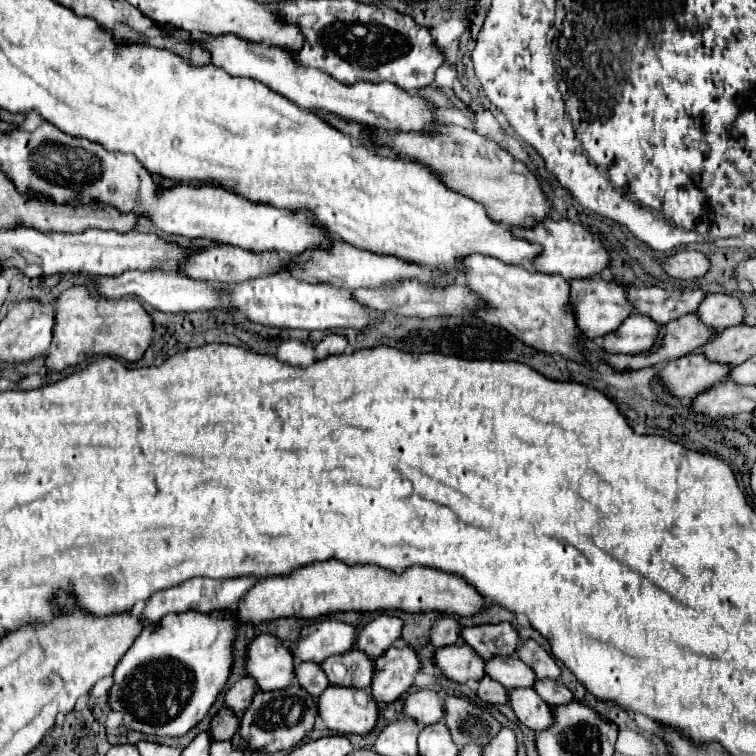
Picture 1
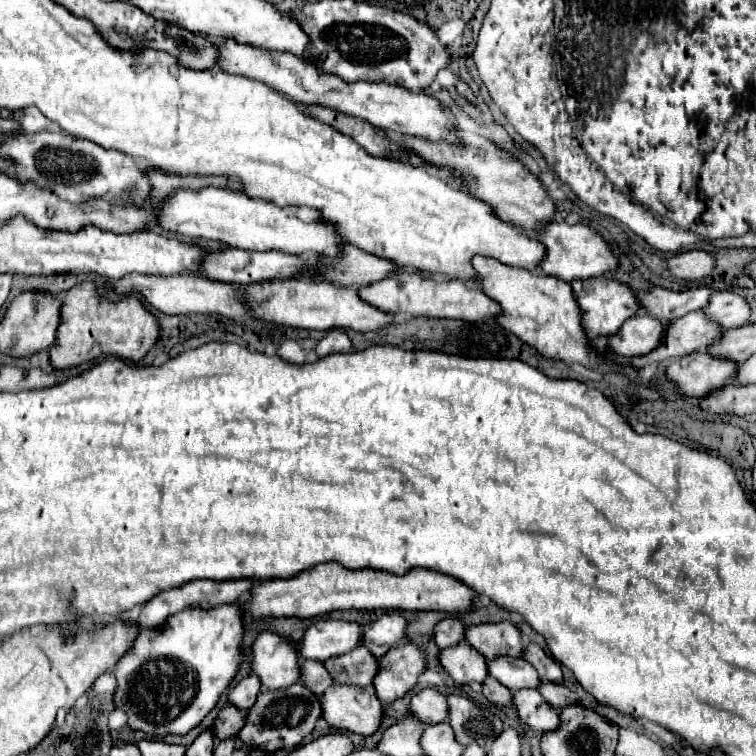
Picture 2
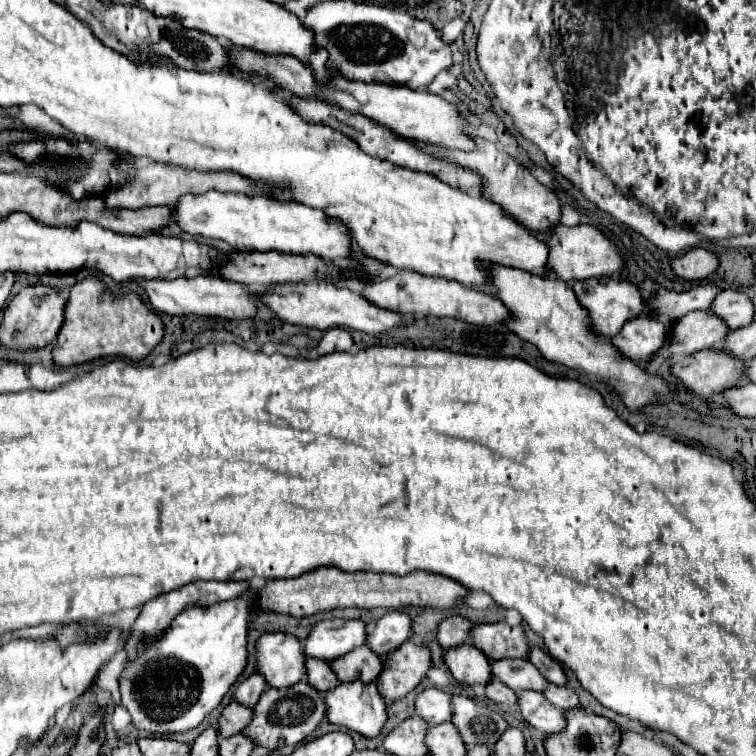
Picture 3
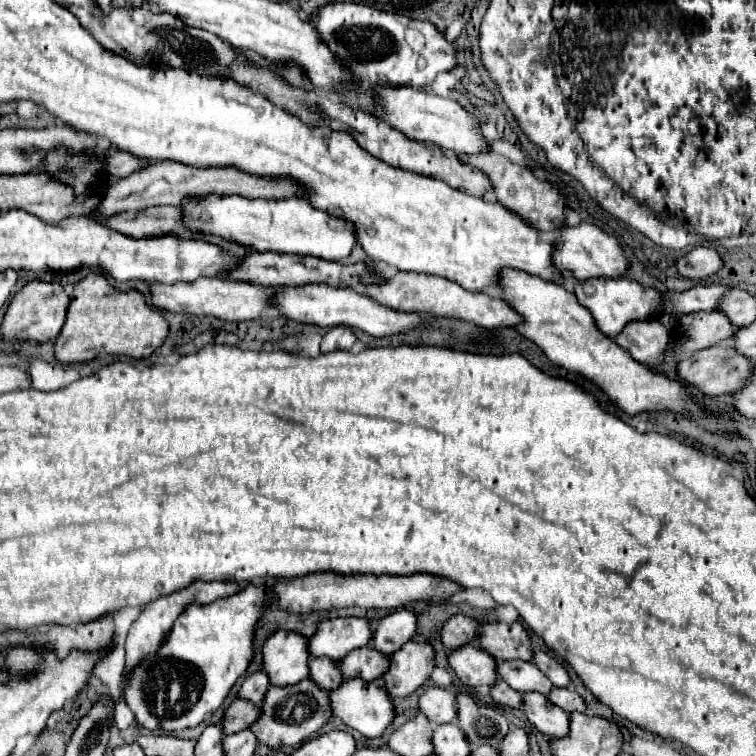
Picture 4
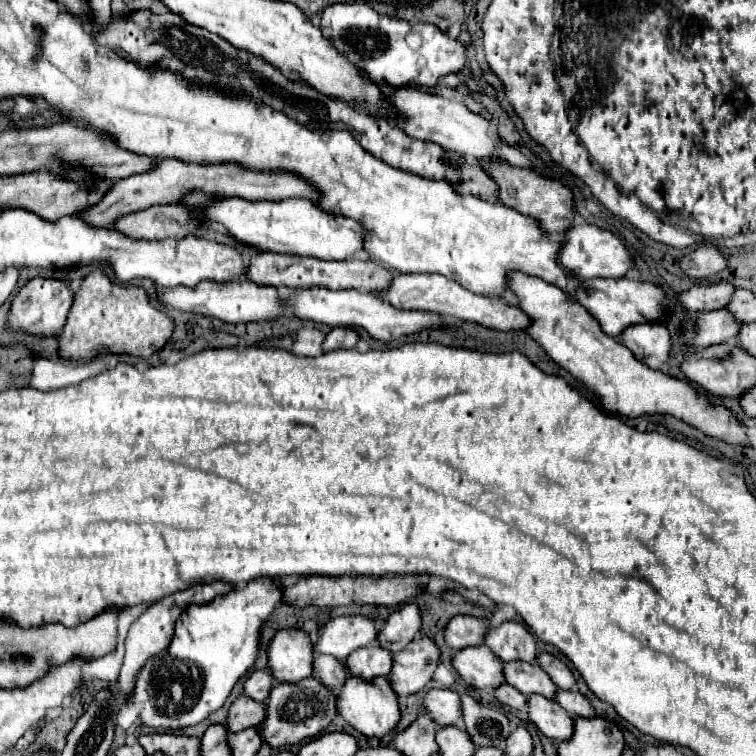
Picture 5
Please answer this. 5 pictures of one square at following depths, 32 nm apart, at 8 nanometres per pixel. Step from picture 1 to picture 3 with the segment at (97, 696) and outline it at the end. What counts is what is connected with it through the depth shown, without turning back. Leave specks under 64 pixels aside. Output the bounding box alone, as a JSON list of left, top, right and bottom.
[96,650,126,698]

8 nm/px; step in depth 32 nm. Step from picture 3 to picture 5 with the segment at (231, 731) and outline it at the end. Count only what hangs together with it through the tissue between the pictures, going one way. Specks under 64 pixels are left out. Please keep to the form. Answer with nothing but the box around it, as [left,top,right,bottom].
[228,696,266,732]

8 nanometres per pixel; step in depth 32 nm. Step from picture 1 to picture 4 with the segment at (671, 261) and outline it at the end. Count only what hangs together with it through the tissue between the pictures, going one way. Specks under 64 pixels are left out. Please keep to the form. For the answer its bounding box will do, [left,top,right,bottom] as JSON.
[676,248,722,280]

